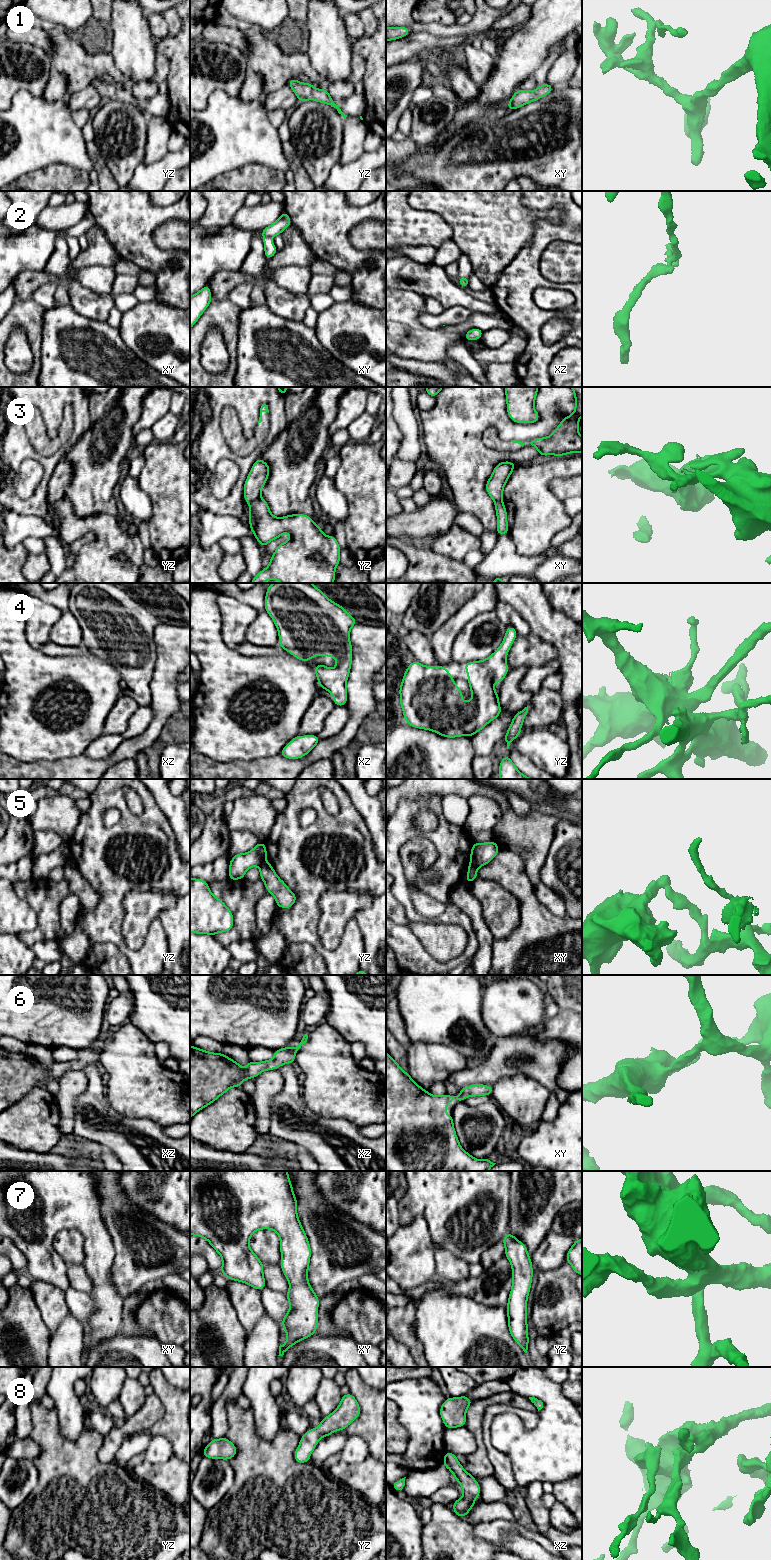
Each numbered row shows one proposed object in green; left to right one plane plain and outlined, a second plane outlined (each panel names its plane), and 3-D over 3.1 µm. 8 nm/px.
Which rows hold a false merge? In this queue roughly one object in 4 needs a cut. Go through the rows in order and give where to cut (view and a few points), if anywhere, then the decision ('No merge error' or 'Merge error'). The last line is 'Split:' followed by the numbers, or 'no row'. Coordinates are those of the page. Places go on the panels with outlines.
1: No split. No merge error
2: Split along xy (264, 237), (268, 238). Merge error
3: Split along yz (259, 496), (249, 504). Merge error
4: No split. No merge error
5: Split along xy (470, 863), (477, 867). Merge error
6: No split. No merge error
7: No split. No merge error
8: No split. No merge error
Split: 2, 3, 5

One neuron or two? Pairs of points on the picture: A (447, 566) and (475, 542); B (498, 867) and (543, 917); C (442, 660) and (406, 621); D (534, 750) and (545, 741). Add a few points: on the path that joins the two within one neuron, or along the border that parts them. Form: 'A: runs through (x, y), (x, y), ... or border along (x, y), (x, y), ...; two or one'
A: border along (433, 551), (462, 560); two
B: runs through (510, 879), (526, 895), (531, 905); one
C: border along (446, 621), (429, 638); two
D: runs through (537, 747), (542, 744); one

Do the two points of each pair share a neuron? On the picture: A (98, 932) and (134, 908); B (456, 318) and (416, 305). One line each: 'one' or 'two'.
A: two
B: two

